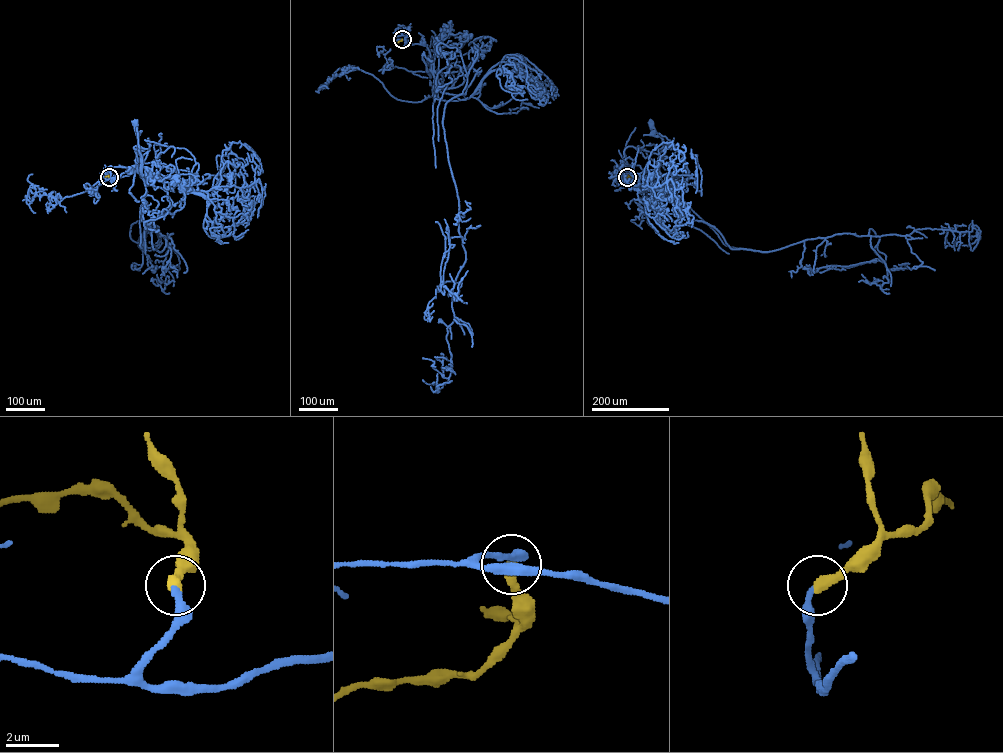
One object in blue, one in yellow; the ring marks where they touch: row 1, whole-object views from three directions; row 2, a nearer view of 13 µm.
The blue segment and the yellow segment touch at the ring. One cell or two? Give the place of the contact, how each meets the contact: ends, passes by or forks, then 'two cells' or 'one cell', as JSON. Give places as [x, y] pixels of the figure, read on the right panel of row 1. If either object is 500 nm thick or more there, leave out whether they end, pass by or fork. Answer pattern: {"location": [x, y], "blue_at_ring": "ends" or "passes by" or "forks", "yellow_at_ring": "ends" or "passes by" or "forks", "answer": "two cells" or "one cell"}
{"location": [627, 177], "blue_at_ring": "ends", "yellow_at_ring": "ends", "answer": "one cell"}

